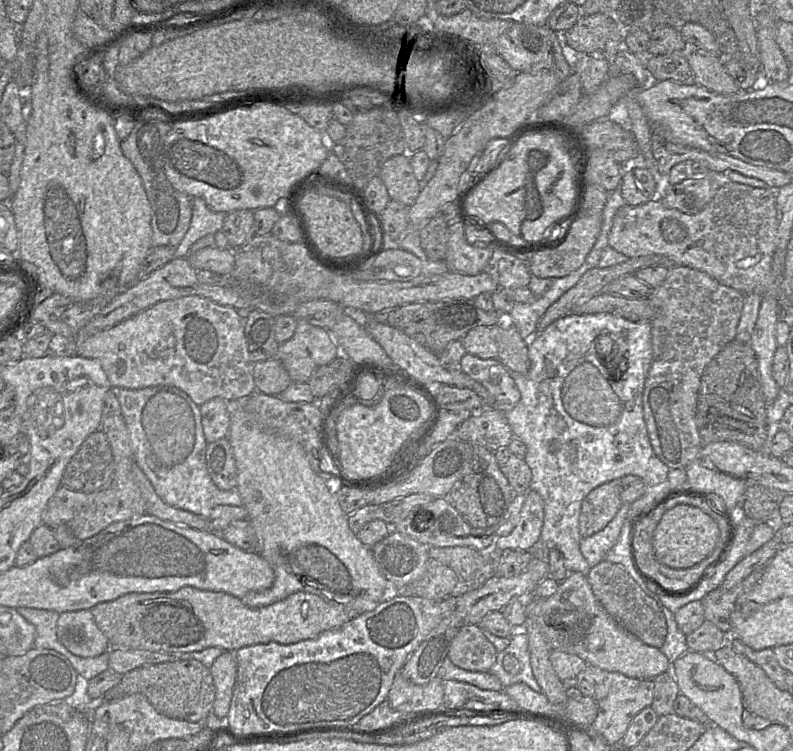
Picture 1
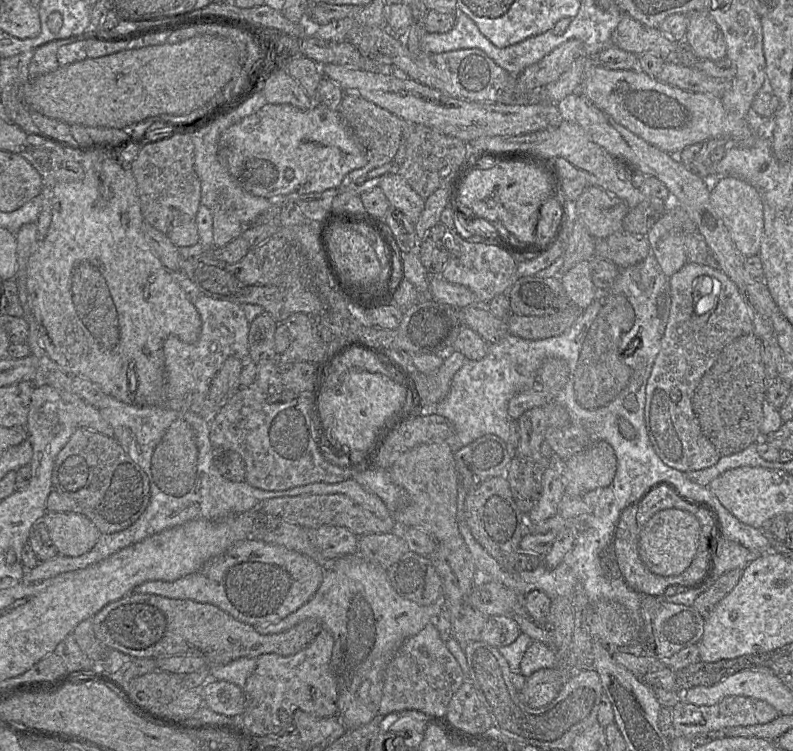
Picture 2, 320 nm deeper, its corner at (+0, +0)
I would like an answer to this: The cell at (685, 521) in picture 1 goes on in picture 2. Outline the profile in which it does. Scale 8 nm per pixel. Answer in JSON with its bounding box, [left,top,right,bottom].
[638,508,700,577]

